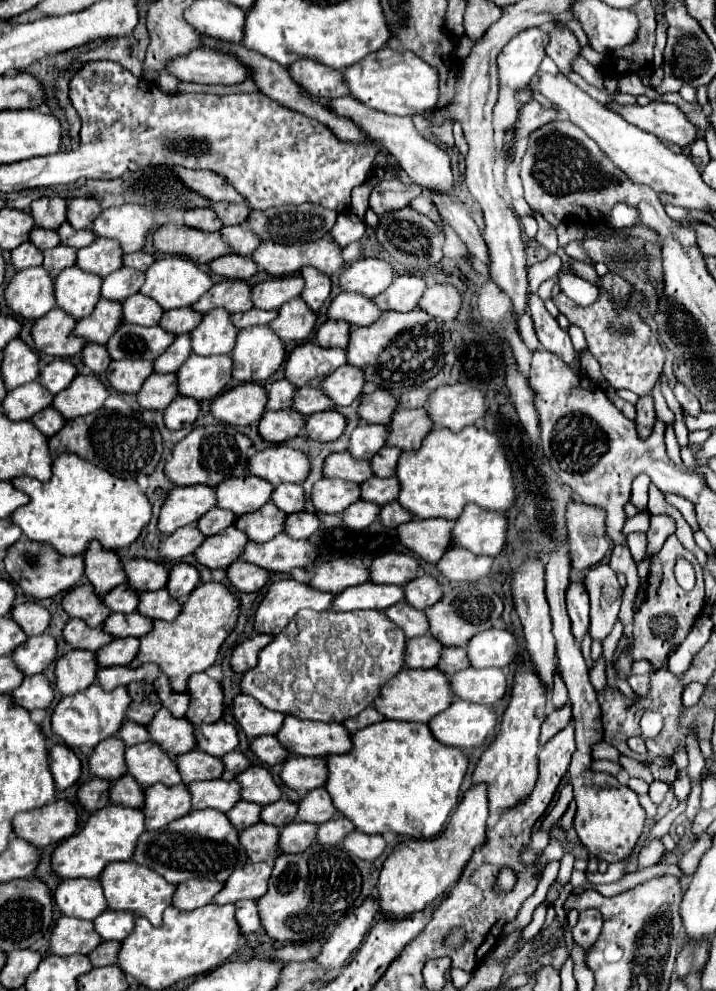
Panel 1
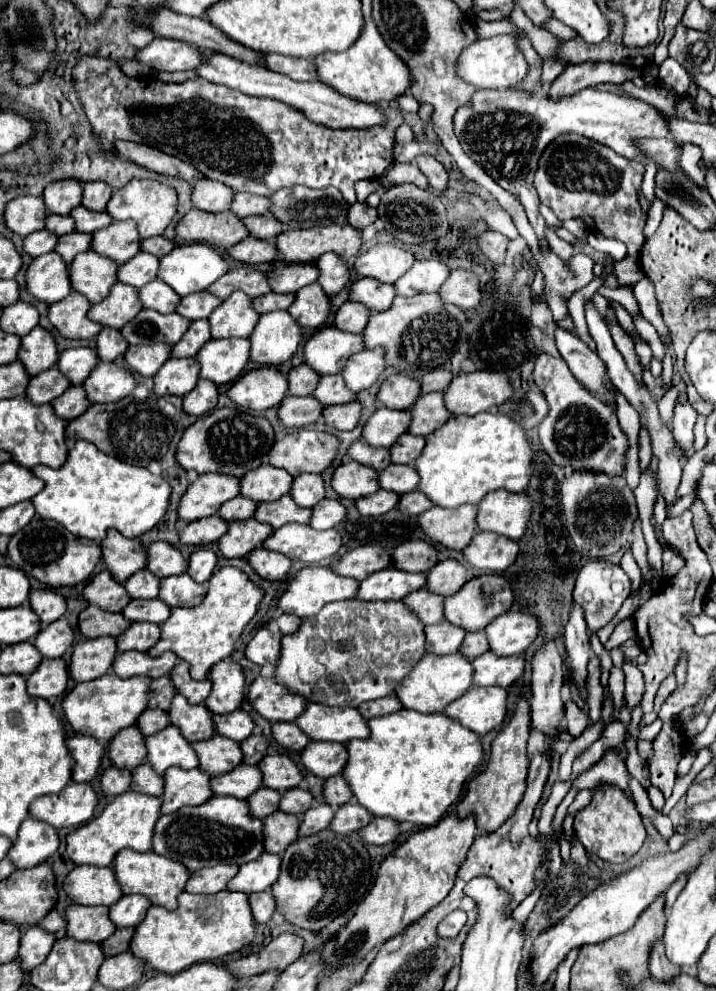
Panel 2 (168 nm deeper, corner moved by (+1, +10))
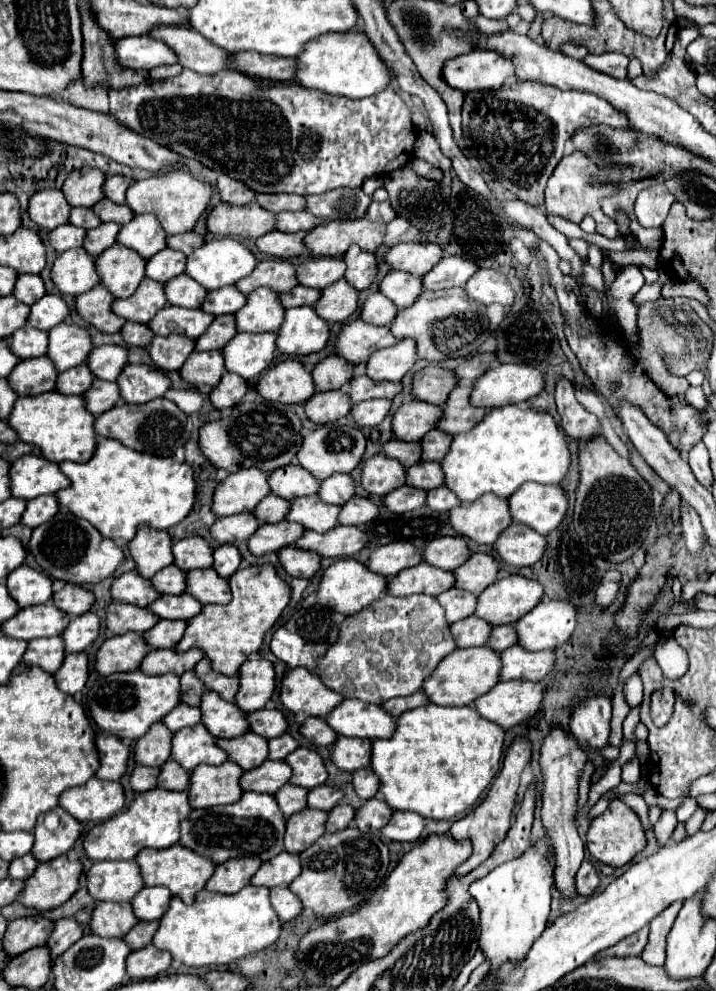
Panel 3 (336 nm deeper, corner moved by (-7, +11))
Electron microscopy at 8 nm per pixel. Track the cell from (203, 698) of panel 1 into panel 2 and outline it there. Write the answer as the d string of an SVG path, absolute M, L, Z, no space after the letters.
M227 658L209 670L207 680L213 684L205 708L213 714L229 714L239 708L245 696L245 676L239 664Z

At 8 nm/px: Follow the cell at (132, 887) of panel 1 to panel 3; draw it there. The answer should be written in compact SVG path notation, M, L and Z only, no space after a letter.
M171 845L169 849L143 849L137 857L137 863L141 867L141 875L145 879L145 885L153 887L153 885L163 885L167 889L171 889L173 895L181 897L187 905L191 905L195 901L195 895L205 887L205 883L209 881L209 877L213 875L215 871L215 863L211 857L205 857L205 855L199 855L183 845Z

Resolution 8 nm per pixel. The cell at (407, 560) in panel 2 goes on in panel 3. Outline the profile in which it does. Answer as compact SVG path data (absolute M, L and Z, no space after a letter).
M439 537L425 549L425 561L447 571L455 571L471 557L471 547L463 537Z

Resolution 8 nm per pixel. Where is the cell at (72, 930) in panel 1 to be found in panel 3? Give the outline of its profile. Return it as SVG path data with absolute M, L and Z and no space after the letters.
M97 903L91 915L91 933L99 937L125 937L139 919L131 903Z

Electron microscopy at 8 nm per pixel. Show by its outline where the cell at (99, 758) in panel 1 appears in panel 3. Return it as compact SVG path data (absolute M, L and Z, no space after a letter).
M163 723L153 725L141 741L135 743L135 761L149 767L161 767L171 757L173 733Z

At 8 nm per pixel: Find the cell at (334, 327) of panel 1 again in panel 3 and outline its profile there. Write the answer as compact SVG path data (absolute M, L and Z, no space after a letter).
M373 293L367 297L363 309L361 309L361 319L373 325L391 325L399 309L391 299L387 299L383 293Z

